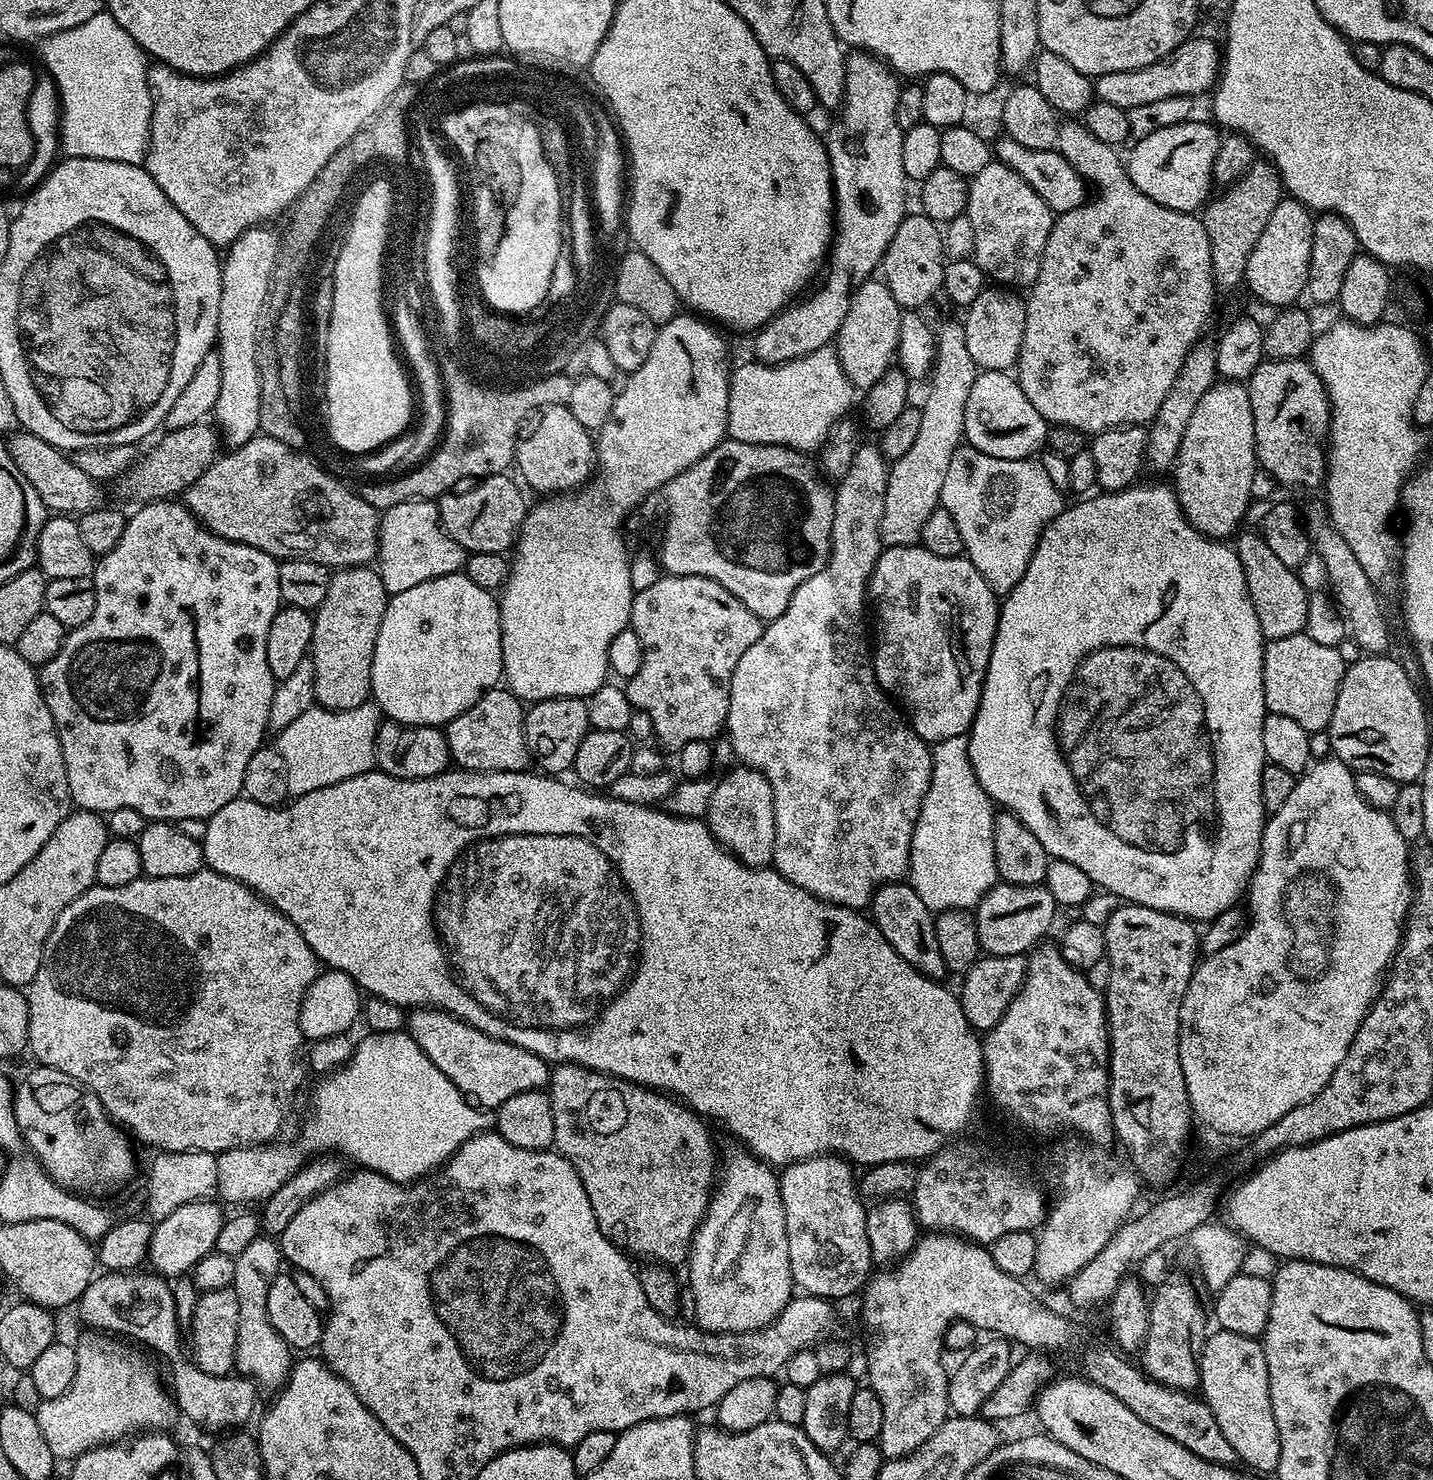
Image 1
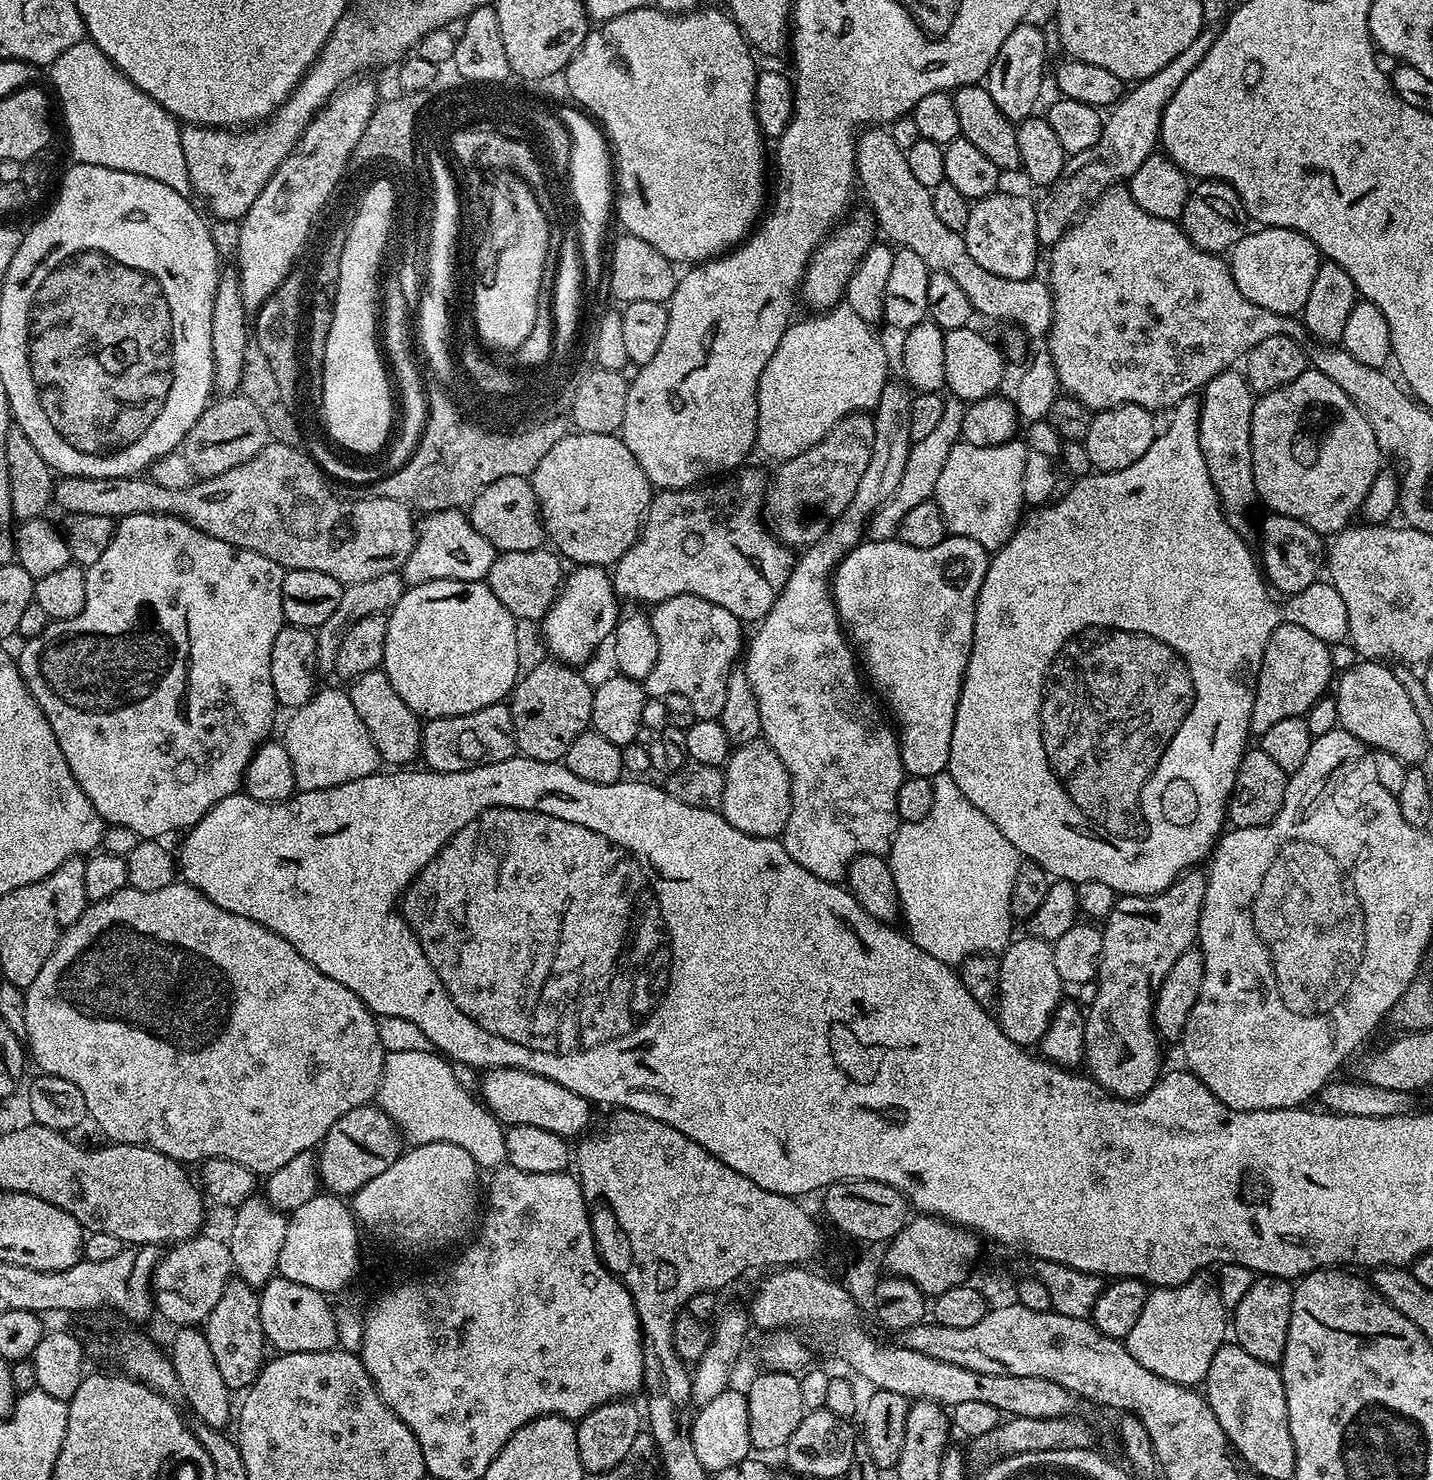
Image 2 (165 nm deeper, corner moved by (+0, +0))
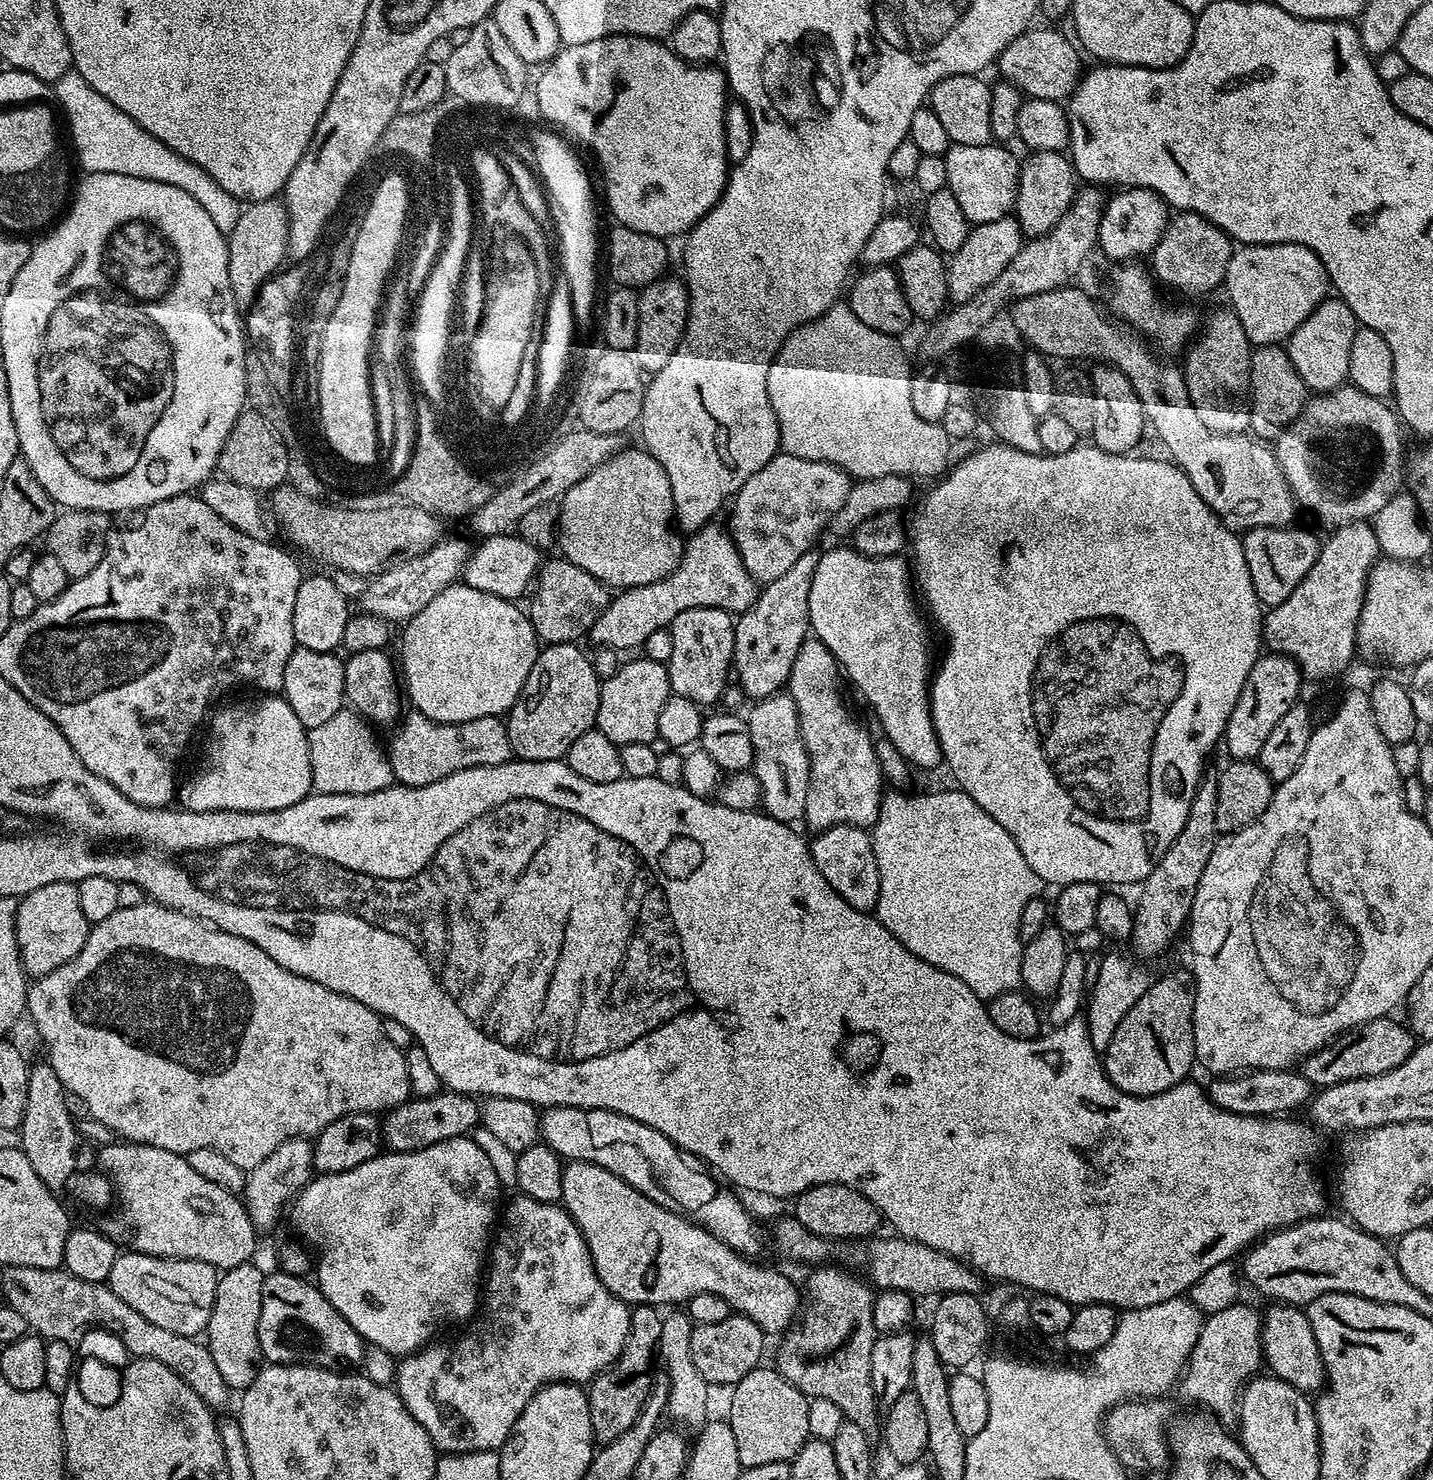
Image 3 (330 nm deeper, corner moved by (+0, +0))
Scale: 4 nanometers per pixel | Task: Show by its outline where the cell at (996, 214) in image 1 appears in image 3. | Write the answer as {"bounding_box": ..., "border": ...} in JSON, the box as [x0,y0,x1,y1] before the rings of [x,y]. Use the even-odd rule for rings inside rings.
{"bounding_box":[948,215,1026,304],"border":[[[1011,215],[998,218],[998,222],[986,222],[977,224],[971,229],[962,242],[962,246],[957,252],[951,253],[948,264],[948,294],[956,304],[966,302],[978,290],[990,286],[1006,266],[1018,254],[1018,250],[1025,243],[1026,237],[1020,231],[1020,224]]]}

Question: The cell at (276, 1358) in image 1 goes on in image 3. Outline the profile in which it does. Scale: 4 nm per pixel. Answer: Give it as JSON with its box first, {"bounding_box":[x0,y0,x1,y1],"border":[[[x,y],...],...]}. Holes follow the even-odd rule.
{"bounding_box":[242,1136,314,1230],"border":[[[295,1136],[293,1140],[282,1142],[270,1158],[258,1162],[247,1173],[242,1199],[248,1216],[257,1230],[272,1228],[280,1220],[280,1215],[285,1215],[286,1209],[295,1200],[297,1192],[313,1179],[314,1169],[312,1166],[312,1150],[314,1144],[311,1139],[303,1136]]]}

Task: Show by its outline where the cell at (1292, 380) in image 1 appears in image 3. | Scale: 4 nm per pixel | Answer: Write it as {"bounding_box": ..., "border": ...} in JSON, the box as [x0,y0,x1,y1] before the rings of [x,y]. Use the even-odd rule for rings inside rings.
{"bounding_box":[1274,386,1406,530],"border":[[[1341,386],[1335,388],[1333,392],[1321,392],[1313,395],[1311,399],[1305,403],[1304,409],[1298,414],[1298,418],[1274,442],[1274,451],[1278,458],[1278,466],[1282,466],[1282,474],[1290,486],[1292,496],[1296,499],[1297,505],[1299,505],[1303,511],[1305,508],[1306,511],[1313,512],[1313,514],[1328,527],[1328,530],[1335,530],[1347,524],[1359,524],[1361,522],[1371,521],[1372,517],[1378,514],[1378,510],[1382,510],[1382,506],[1386,506],[1386,502],[1390,502],[1390,498],[1394,498],[1396,493],[1401,491],[1402,485],[1405,483],[1406,453],[1404,454],[1404,440],[1400,437],[1402,424],[1398,419],[1397,413],[1393,411],[1389,405],[1388,409],[1384,404],[1387,403],[1385,403],[1381,397],[1371,396],[1351,386]]]}

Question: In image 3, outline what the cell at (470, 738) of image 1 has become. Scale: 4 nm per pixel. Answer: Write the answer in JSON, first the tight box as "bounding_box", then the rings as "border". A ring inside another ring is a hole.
{"bounding_box":[386,710,513,786],"border":[[[415,710],[395,725],[396,733],[386,744],[393,777],[406,786],[430,786],[438,778],[467,768],[504,764],[513,759],[507,723],[501,717],[474,718],[461,724],[438,724]]]}

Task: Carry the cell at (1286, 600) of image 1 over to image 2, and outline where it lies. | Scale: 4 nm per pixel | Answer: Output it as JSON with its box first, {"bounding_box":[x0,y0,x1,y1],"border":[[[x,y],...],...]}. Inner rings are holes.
{"bounding_box":[1198,371,1258,541],"border":[[[1239,371],[1219,372],[1209,384],[1204,385],[1199,402],[1198,442],[1202,458],[1206,458],[1206,470],[1210,470],[1210,482],[1216,487],[1224,517],[1230,522],[1232,529],[1242,539],[1251,541],[1258,532],[1254,520],[1252,524],[1252,507],[1257,507],[1258,504],[1250,446],[1250,422],[1254,403],[1252,387]]]}

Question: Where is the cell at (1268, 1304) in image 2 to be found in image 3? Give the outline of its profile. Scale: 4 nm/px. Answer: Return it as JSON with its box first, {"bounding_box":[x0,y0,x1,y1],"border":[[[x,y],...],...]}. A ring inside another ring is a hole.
{"bounding_box":[1260,1302,1326,1394],"border":[[[1279,1302],[1262,1316],[1260,1326],[1260,1348],[1264,1352],[1263,1363],[1271,1375],[1282,1382],[1294,1386],[1305,1394],[1316,1394],[1325,1387],[1326,1377],[1322,1354],[1314,1338],[1314,1330],[1308,1321],[1308,1313],[1303,1307]]]}

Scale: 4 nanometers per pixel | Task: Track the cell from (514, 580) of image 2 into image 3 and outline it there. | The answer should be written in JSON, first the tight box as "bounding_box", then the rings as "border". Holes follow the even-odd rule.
{"bounding_box":[526,558,611,645],"border":[[[563,558],[543,561],[536,574],[531,596],[526,615],[534,626],[537,641],[545,645],[571,644],[579,641],[580,636],[585,637],[611,600],[609,589],[600,580]]]}

